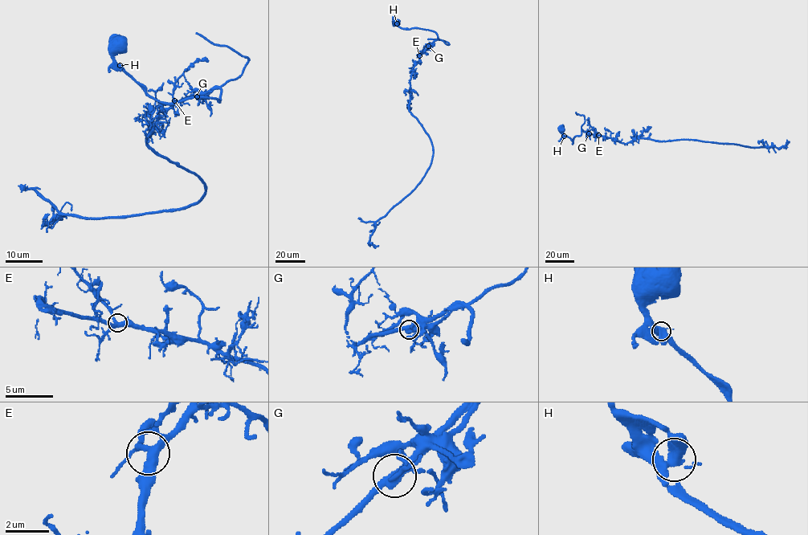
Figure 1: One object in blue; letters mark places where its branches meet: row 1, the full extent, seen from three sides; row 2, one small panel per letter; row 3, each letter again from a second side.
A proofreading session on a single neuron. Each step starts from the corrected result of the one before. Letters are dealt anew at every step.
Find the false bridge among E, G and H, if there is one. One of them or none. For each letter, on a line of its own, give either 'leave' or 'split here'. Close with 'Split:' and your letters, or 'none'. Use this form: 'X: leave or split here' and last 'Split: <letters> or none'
E: leave
G: split here
H: leave
Split: G

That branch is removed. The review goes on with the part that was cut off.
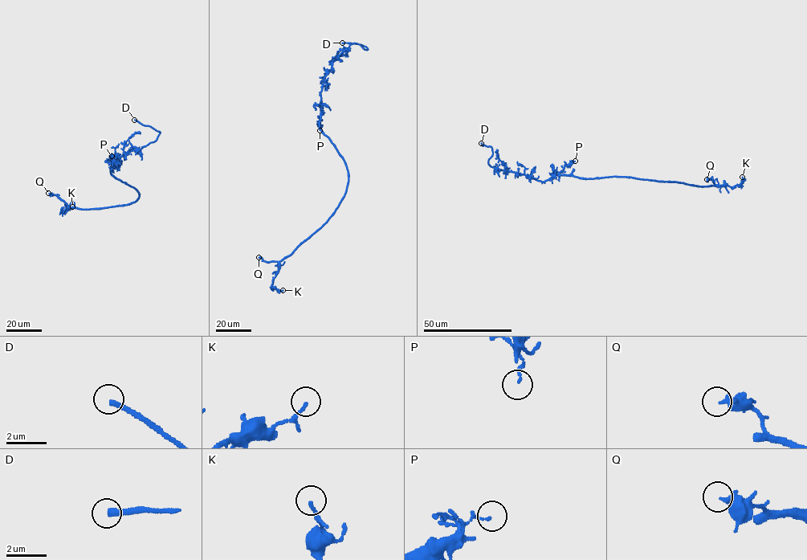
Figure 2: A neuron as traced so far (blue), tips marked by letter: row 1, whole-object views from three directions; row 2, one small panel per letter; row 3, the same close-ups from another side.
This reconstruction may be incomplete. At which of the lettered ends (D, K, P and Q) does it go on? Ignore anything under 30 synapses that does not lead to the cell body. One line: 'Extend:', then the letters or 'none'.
Extend: D

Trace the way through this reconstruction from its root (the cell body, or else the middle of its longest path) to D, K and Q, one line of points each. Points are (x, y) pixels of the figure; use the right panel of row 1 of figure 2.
D: (601, 177), (557, 174), (541, 181), (493, 168), (488, 163), (491, 148), (481, 143)
K: (601, 177), (623, 176), (701, 186), (732, 187), (739, 185), (742, 177)
Q: (601, 177), (623, 176), (701, 186), (714, 185), (712, 178), (707, 179)

